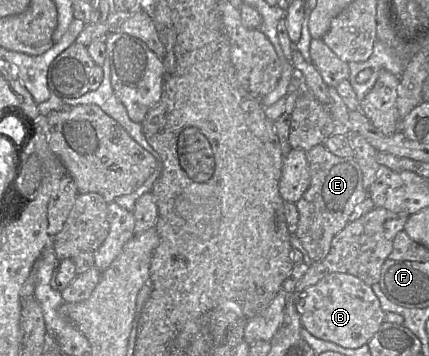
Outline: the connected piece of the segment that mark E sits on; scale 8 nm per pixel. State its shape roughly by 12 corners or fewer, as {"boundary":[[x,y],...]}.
{"boundary":[[306,152],[295,236],[312,262],[368,197],[354,158]]}

